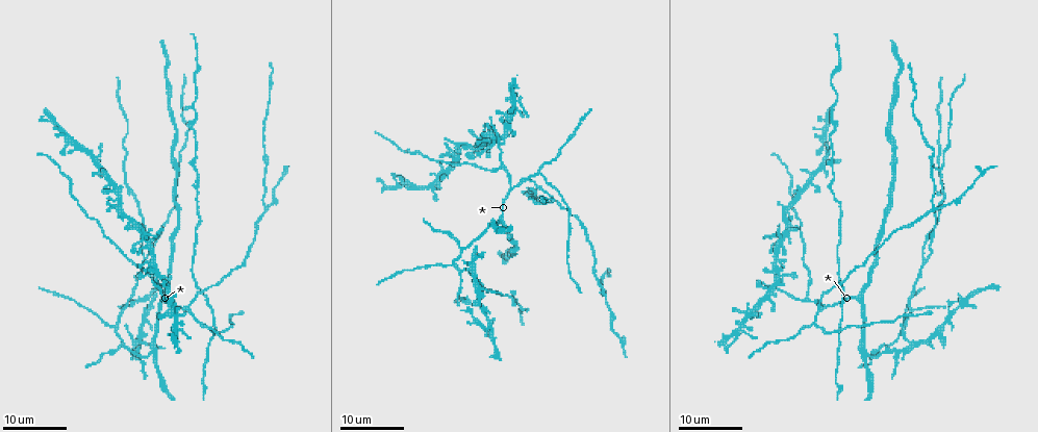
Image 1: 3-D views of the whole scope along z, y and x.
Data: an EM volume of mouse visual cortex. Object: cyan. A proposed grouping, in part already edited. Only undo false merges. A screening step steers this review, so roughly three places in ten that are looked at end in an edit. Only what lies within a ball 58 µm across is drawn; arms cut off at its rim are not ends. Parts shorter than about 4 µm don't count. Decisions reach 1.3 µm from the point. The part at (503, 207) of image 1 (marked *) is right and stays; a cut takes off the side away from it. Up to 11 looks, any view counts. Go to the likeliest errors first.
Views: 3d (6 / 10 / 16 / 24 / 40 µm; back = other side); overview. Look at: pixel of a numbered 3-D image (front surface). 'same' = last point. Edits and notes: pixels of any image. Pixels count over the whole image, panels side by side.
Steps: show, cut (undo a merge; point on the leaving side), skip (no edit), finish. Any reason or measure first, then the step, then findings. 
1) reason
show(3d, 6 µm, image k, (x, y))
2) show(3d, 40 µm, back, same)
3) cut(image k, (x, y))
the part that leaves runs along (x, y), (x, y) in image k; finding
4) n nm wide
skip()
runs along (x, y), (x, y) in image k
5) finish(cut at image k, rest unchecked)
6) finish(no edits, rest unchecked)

arms part here
show(3d, 24 µm, image 1, (512, 187))

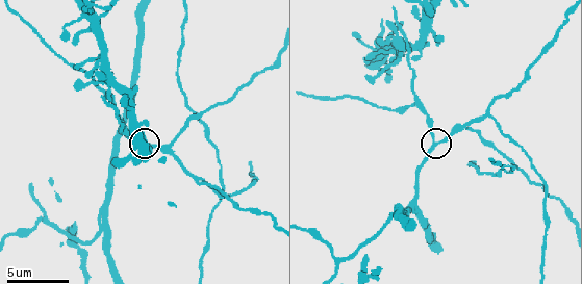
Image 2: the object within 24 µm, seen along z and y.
show(3d, 6 µm, image 2, (436, 145))

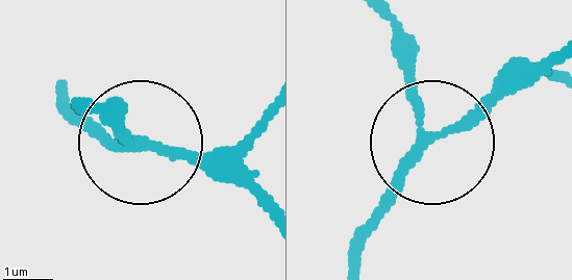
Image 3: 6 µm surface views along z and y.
3 arms
skip()
runs along (354, 262), (420, 138), (403, 30) in image 3; one neuron here

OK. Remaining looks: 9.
three-way junction
show(3d, 16 µm, image 2, (489, 113))

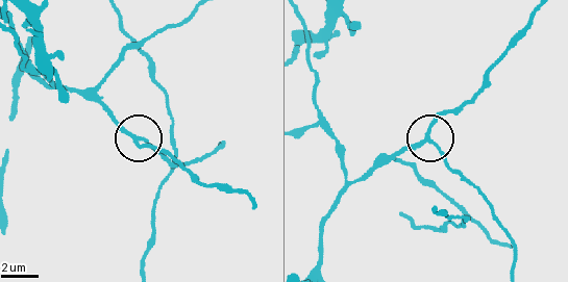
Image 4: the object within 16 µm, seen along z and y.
3 arms
skip()
runs along (321, 237), (353, 183), (419, 146), (464, 101) in image 4; one neuron here

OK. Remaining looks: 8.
show(3d, 16 µm, image 1, (603, 295))

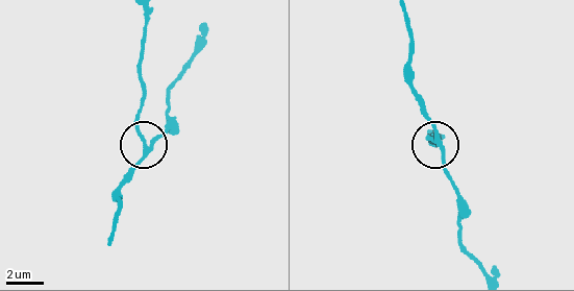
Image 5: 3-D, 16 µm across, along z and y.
show(3d, 10 µm, image 5, (144, 141))

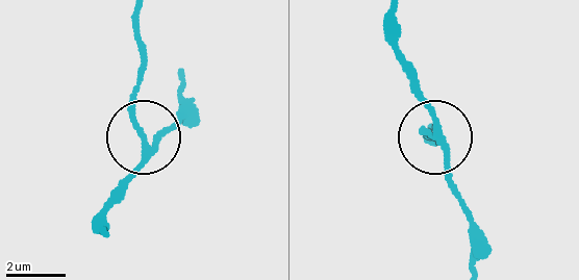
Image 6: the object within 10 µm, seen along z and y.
190 nm wide
skip()
runs along (103, 234), (143, 140), (170, 130) in image 6; continuous, no second neuron

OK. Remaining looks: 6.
side arm on a straight run
show(3d, 24 µm, image 1, (927, 258))

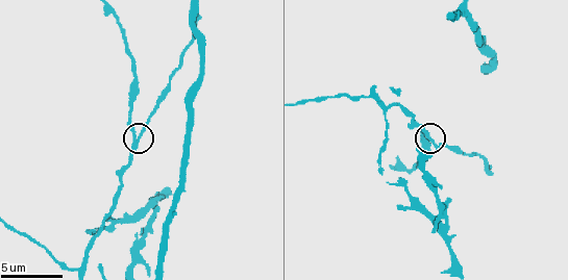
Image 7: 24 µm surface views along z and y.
show(3d, 6 µm, image 7, (428, 138))

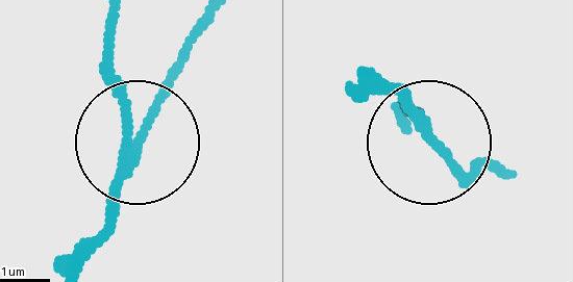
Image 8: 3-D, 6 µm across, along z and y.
show(3d, 6 µm, back, image 8, (427, 131))

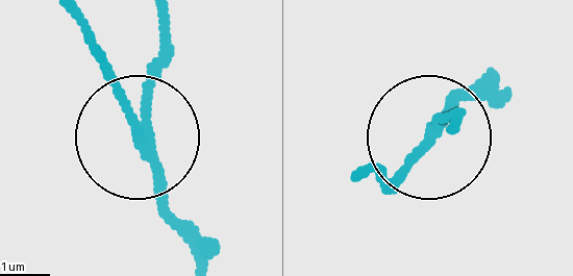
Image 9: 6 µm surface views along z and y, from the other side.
side arm 34 µm
skip()
runs along (195, 255), (136, 131), (166, 23) in image 9; continuous, no second neuron

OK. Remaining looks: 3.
side arm on a straight run
show(3d, 16 µm, image 2, (515, 166))

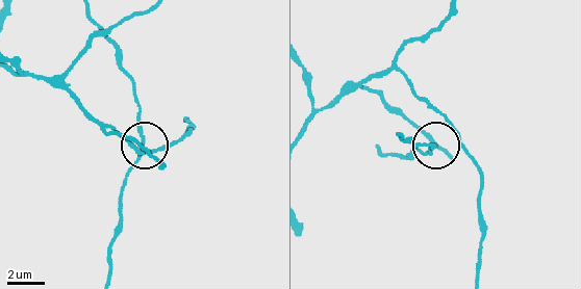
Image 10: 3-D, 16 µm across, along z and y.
skip()
all the same neuron

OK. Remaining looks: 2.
three arms meet
show(3d, 6 µm, image 7, (463, 13))

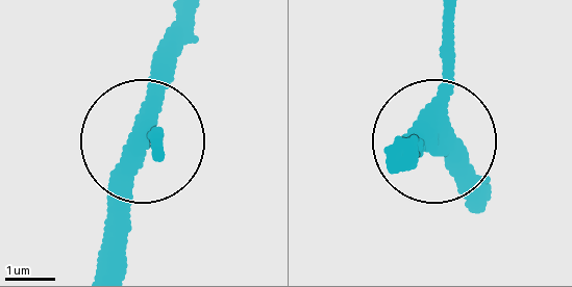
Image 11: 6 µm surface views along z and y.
show(3d, 6 µm, back, image 11, (429, 144))

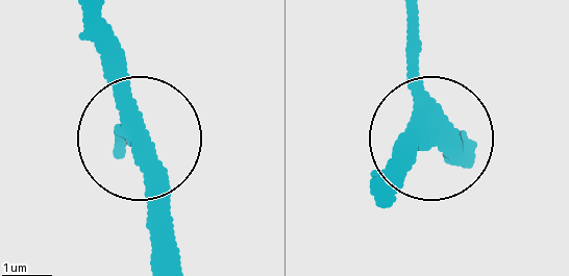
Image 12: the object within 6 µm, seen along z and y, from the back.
400 nm wide
skip()
continuous, no second neuron

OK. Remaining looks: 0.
finish(no edits, rest unchecked)

